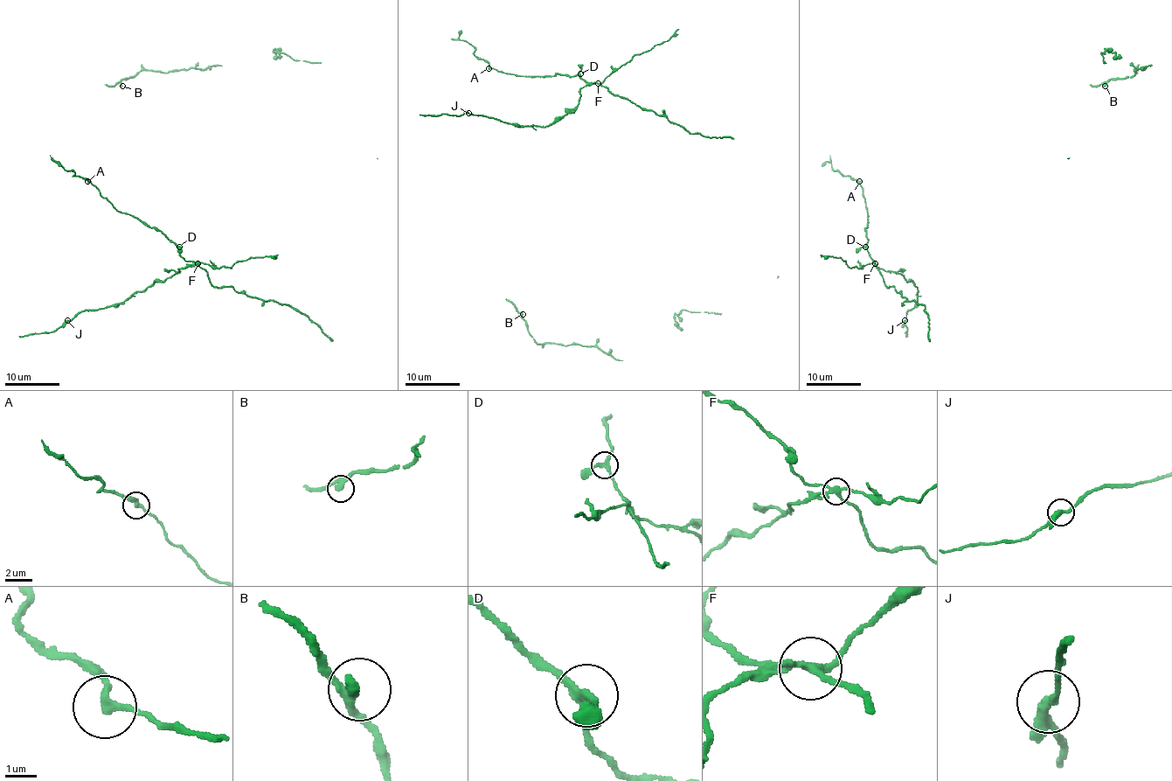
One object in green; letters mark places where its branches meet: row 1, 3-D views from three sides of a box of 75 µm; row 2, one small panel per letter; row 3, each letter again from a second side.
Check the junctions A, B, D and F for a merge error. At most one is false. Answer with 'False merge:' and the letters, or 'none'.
False merge: F

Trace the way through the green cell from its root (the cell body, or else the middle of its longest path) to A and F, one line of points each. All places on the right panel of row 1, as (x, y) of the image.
A: (866, 248), (868, 208), (859, 181)
F: (866, 248), (874, 263)

